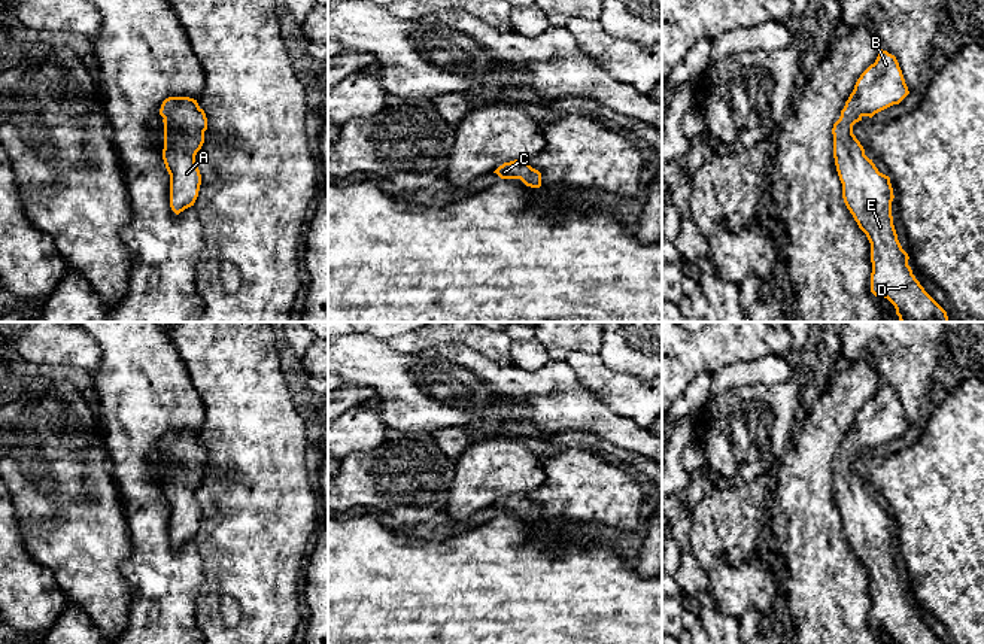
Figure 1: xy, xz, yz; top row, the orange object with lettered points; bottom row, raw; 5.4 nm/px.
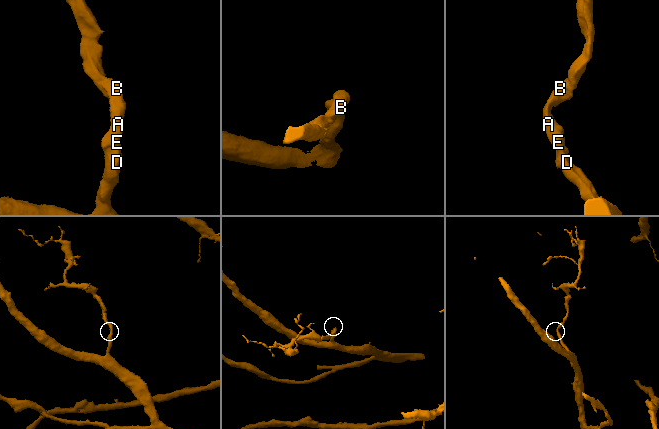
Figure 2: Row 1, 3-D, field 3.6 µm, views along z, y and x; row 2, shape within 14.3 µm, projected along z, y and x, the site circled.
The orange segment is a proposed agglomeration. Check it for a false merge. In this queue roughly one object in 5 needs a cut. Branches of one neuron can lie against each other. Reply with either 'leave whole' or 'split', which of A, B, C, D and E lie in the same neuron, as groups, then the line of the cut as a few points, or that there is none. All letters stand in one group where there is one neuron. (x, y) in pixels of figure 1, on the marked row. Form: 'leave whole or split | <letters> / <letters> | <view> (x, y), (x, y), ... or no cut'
leave whole | A B C D E | no cut

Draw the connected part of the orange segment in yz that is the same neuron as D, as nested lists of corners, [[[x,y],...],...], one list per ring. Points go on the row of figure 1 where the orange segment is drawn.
[[[881,49],[875,63],[857,79],[839,119],[833,124],[833,158],[842,183],[844,203],[871,243],[871,292],[875,297],[887,298],[895,306],[901,322],[948,322],[947,312],[924,291],[912,274],[908,265],[909,256],[898,240],[892,216],[895,195],[890,177],[878,171],[853,134],[853,125],[862,121],[863,116],[872,118],[875,113],[899,104],[908,94],[909,91],[896,57]]]

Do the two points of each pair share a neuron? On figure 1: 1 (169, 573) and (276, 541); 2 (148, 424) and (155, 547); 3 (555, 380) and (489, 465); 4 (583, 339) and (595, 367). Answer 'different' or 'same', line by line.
1: different
2: same
3: different
4: different

